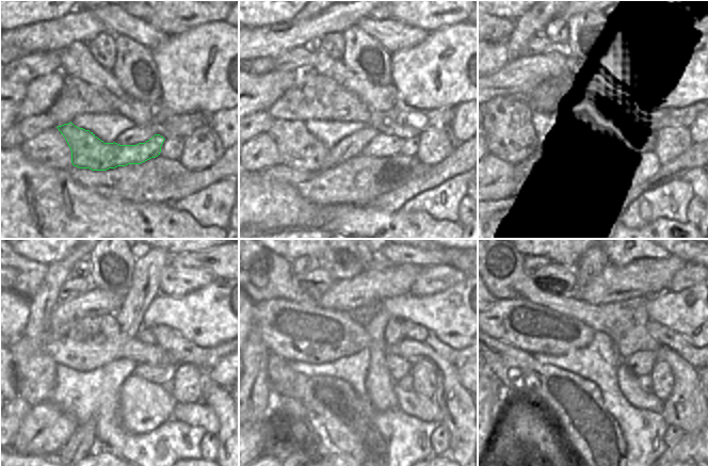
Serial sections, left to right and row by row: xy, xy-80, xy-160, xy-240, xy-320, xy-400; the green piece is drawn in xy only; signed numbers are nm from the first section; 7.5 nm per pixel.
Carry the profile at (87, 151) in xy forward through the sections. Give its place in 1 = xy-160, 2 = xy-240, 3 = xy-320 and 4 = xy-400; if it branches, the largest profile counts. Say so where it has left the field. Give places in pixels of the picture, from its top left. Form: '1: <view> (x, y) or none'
1: xy-160 (513, 128)
2: xy-240 (37, 369)
3: xy-320 (398, 367)
4: xy-400 (641, 363)

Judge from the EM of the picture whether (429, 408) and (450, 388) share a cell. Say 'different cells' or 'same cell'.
different cells

